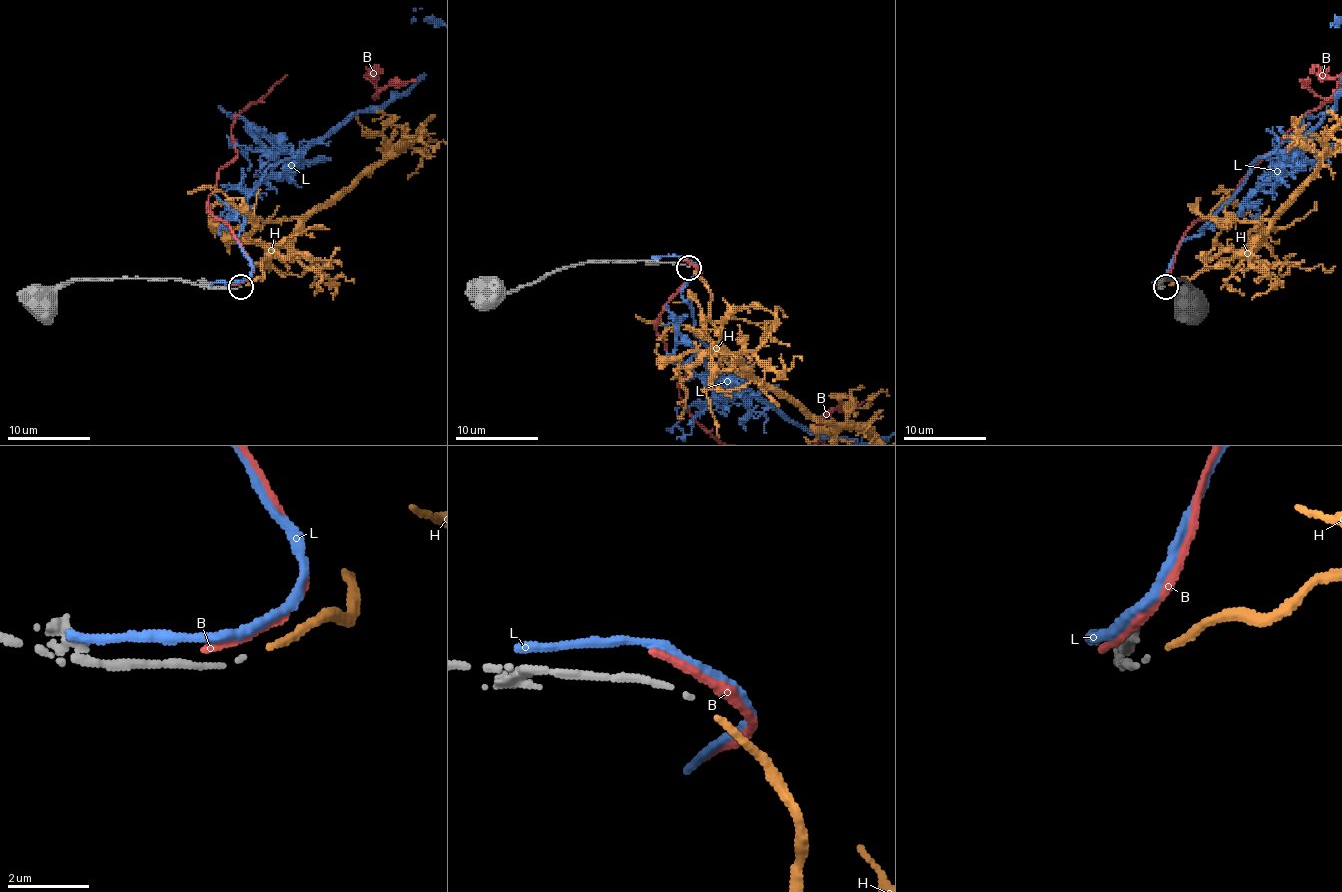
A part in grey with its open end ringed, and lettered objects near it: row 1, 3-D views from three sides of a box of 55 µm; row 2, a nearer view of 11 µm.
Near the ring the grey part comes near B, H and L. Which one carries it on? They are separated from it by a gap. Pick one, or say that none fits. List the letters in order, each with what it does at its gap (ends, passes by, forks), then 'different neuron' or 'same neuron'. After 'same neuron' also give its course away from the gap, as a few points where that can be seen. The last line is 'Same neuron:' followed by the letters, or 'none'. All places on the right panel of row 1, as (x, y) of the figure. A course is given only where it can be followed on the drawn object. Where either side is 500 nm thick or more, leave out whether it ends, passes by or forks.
B: it passes by; different neuron
H: it ends; same neuron
L: it passes by; different neuron
Same neuron: H

